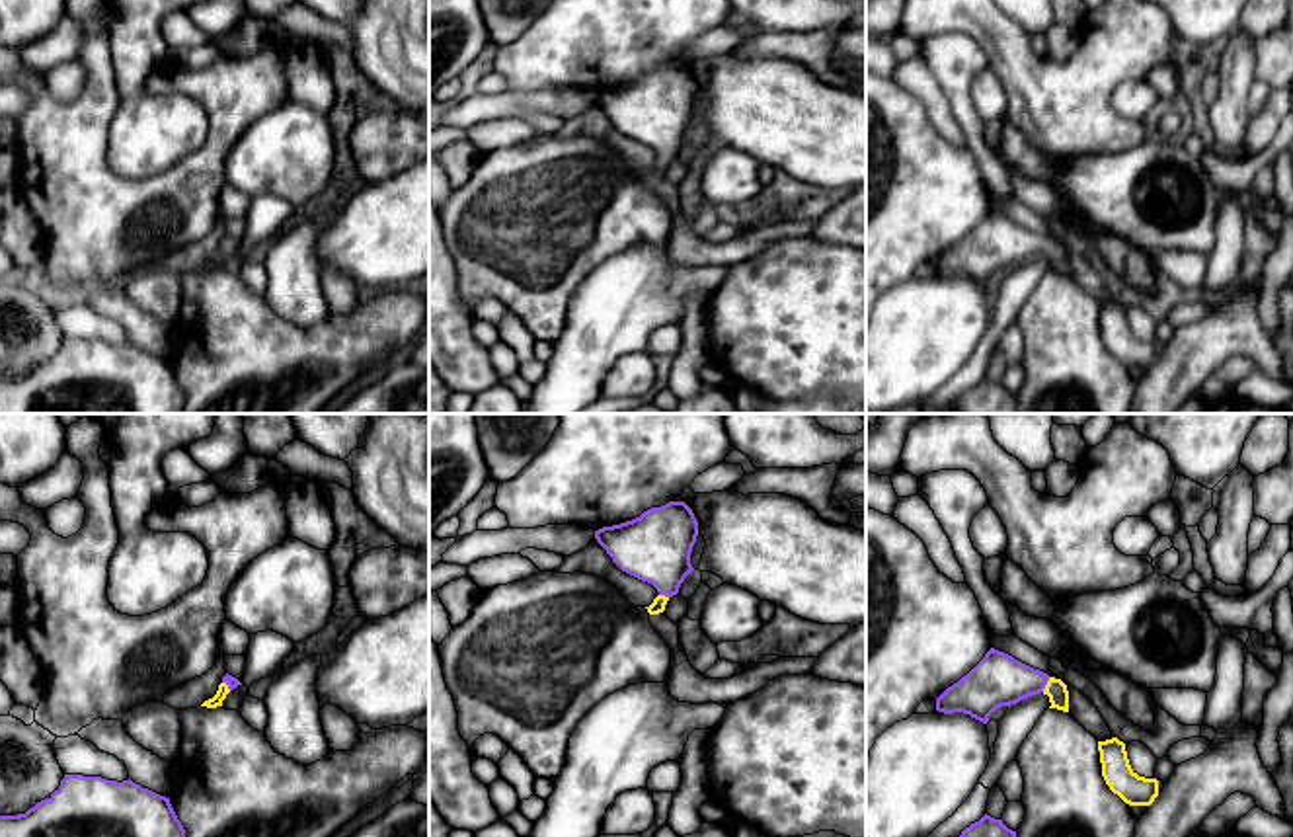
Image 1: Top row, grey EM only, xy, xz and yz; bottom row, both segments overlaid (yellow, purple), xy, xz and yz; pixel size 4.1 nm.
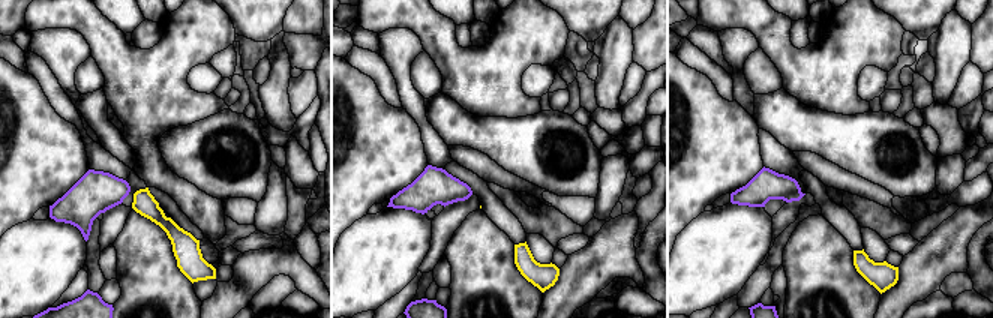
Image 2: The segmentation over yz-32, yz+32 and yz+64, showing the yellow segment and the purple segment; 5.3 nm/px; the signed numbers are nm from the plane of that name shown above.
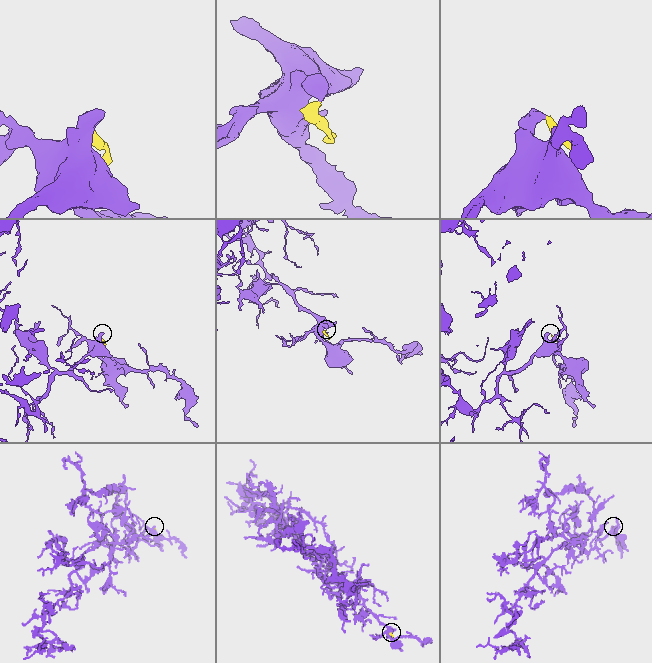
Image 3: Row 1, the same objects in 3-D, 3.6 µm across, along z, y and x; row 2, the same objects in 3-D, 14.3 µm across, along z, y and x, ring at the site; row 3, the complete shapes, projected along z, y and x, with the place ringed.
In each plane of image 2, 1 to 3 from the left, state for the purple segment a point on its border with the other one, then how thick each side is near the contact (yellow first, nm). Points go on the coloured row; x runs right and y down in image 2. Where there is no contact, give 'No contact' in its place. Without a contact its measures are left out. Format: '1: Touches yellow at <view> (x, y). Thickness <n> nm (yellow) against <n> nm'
1: No contact
2: No contact
3: No contact

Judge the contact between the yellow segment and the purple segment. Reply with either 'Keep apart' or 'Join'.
Join

